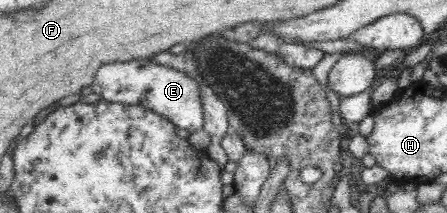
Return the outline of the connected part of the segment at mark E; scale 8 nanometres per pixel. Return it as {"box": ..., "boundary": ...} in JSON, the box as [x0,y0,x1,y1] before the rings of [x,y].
{"box":[91,58,205,134],"boundary":[[[149,58],[106,64],[98,70],[91,85],[92,91],[99,94],[104,101],[126,106],[142,106],[189,134],[202,131],[205,122],[200,87],[200,84],[184,71],[155,64]]]}

